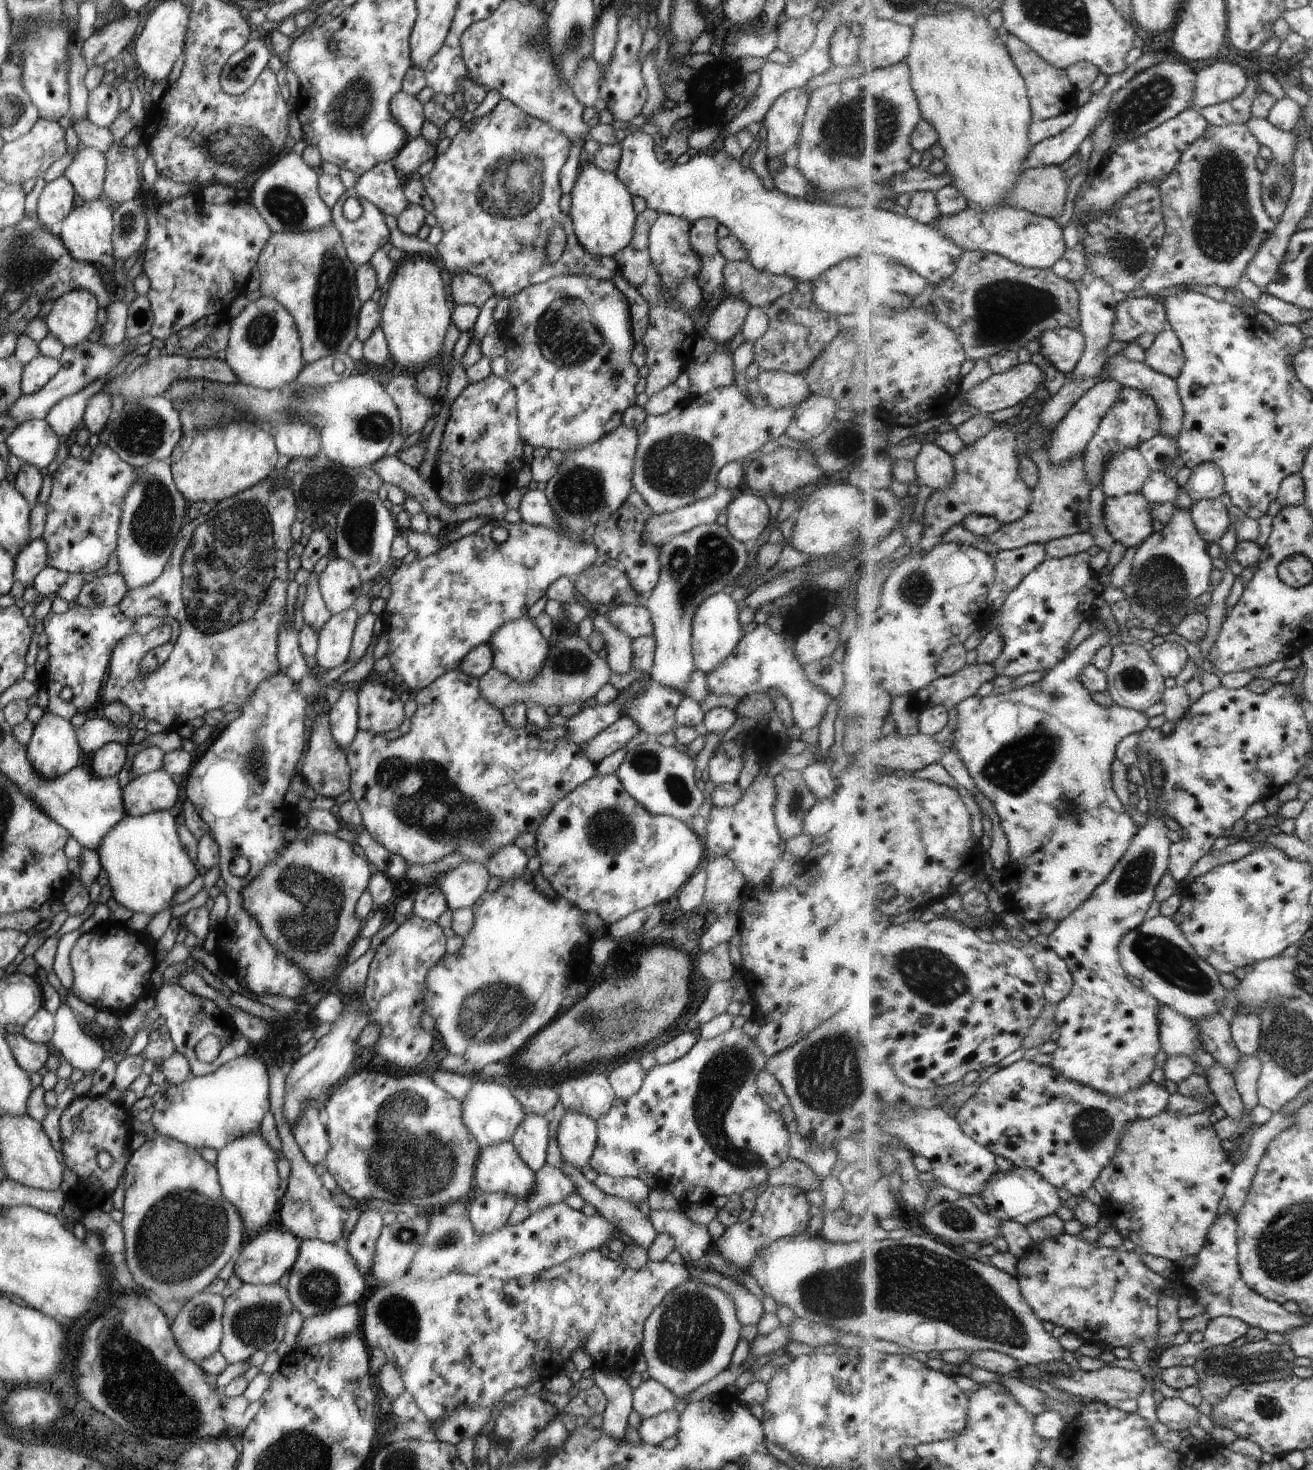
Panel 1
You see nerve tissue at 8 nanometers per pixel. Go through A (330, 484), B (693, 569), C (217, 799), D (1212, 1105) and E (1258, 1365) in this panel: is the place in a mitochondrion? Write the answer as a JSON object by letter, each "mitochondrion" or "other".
{"A":"mitochondrion","B":"mitochondrion","C":"other","D":"other","E":"mitochondrion"}

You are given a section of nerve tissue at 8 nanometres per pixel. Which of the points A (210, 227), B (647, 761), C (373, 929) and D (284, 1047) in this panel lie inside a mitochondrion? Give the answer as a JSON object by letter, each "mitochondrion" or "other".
{"A":"other","B":"mitochondrion","C":"other","D":"other"}

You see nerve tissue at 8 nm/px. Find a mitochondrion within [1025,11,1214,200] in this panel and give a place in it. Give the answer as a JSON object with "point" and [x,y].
{"point":[1142,106]}

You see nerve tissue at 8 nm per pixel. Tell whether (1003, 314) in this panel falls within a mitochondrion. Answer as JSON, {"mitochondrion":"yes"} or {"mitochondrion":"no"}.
{"mitochondrion":"yes"}

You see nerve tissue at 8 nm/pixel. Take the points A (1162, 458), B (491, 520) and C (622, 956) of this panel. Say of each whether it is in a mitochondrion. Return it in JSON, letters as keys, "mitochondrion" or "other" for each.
{"A":"mitochondrion","B":"other","C":"other"}

